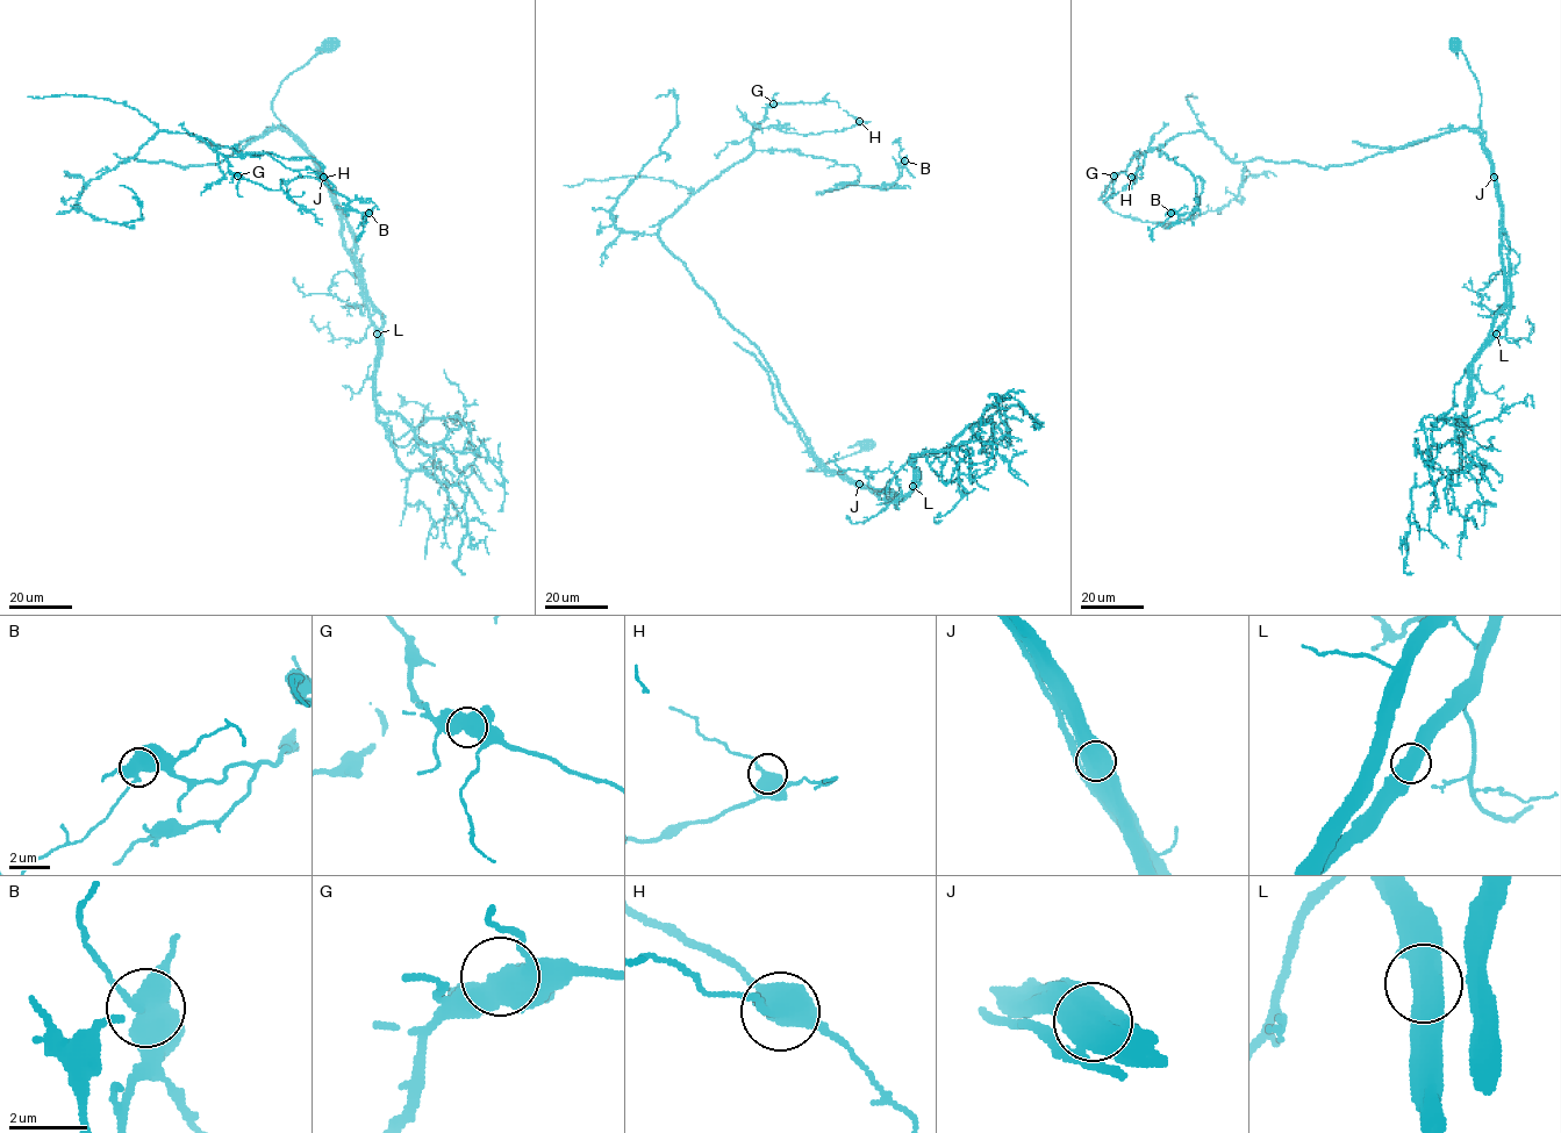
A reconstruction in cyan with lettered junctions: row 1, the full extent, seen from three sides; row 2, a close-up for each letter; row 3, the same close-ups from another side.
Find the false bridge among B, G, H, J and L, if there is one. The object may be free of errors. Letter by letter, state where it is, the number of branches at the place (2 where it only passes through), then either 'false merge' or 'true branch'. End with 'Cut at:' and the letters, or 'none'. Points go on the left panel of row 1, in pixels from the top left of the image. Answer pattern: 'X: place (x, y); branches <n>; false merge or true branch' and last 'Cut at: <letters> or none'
B: place (369, 213); branches 3; true branch
G: place (237, 176); branches 2; true branch
H: place (323, 177); branches 2; true branch
J: place (323, 177); branches 2; false merge
L: place (377, 334); branches 2; true branch
Cut at: J

